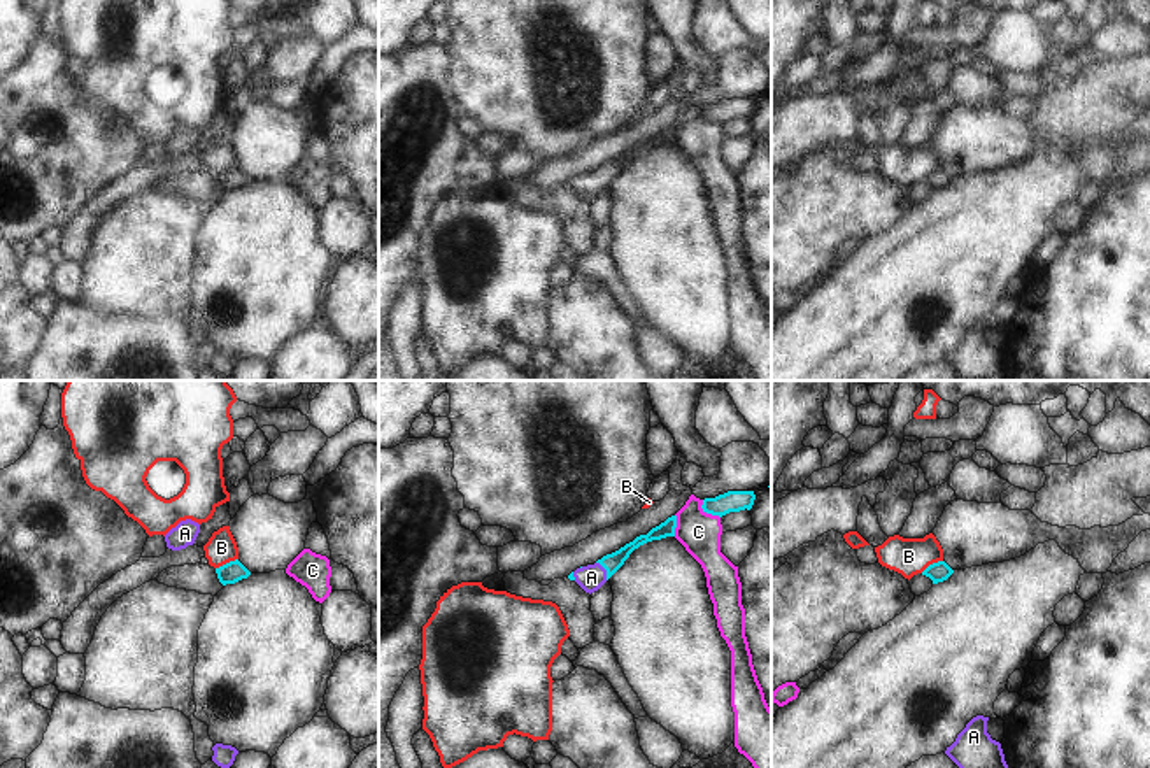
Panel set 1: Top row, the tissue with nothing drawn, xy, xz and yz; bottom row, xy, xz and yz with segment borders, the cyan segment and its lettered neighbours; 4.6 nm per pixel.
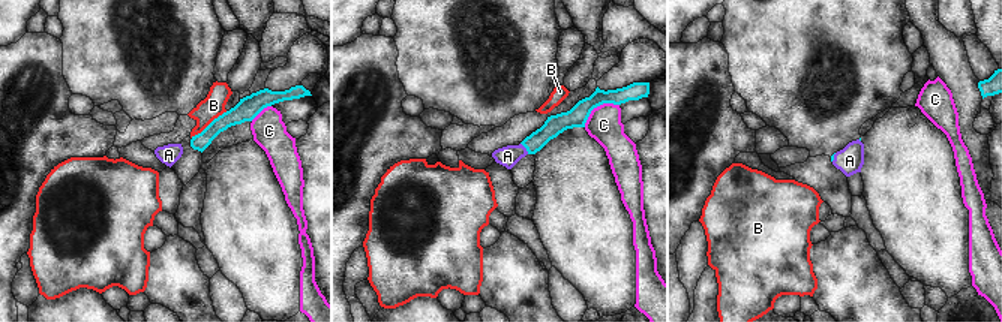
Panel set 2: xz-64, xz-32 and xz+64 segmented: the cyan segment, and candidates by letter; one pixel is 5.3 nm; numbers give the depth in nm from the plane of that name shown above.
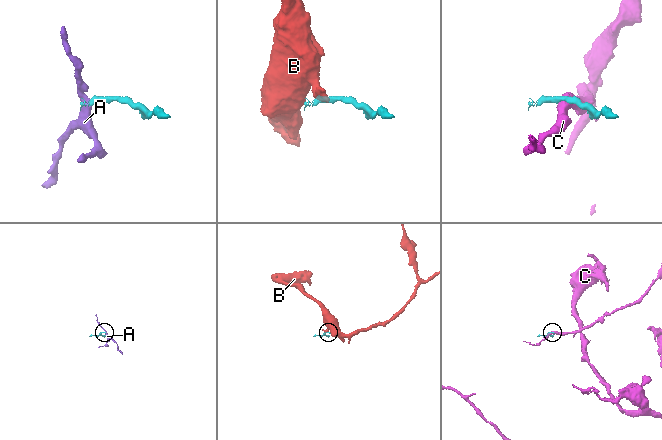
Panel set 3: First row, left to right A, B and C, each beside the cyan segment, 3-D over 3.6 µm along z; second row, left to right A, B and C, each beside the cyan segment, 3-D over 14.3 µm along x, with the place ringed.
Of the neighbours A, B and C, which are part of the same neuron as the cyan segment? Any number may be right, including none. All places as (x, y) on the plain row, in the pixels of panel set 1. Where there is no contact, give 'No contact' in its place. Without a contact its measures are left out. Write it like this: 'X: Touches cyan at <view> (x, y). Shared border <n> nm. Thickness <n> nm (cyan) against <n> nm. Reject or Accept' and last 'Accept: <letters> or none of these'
A: Touches cyan at xz (605, 176). Shared border 100 nm. Thickness 80 nm (cyan) against 120 nm. Accept
B: Touches cyan at xy (227, 170). Shared border 120 nm. Thickness 100 nm (cyan) against 140 nm. Reject
C: Touches cyan at xz (707, 120). Shared border 120 nm. Thickness 100 nm (cyan) against 190 nm. Reject
Accept: A.

